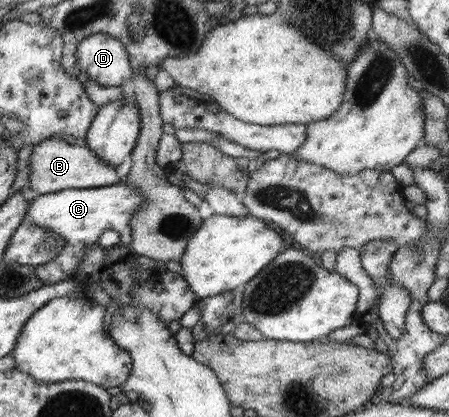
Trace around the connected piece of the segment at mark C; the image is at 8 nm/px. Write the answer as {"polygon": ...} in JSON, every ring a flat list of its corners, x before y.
{"polygon":[[127,183,90,189,65,189,31,199,24,219,31,221,33,225,53,231,65,241,64,247,60,248,59,254,53,261,34,267,36,275,46,284,71,279,73,270,77,269,85,258,85,248,97,245,100,235,108,229,120,233,119,245,129,245,131,217,136,210,139,210,144,200,141,191,128,186]]}

